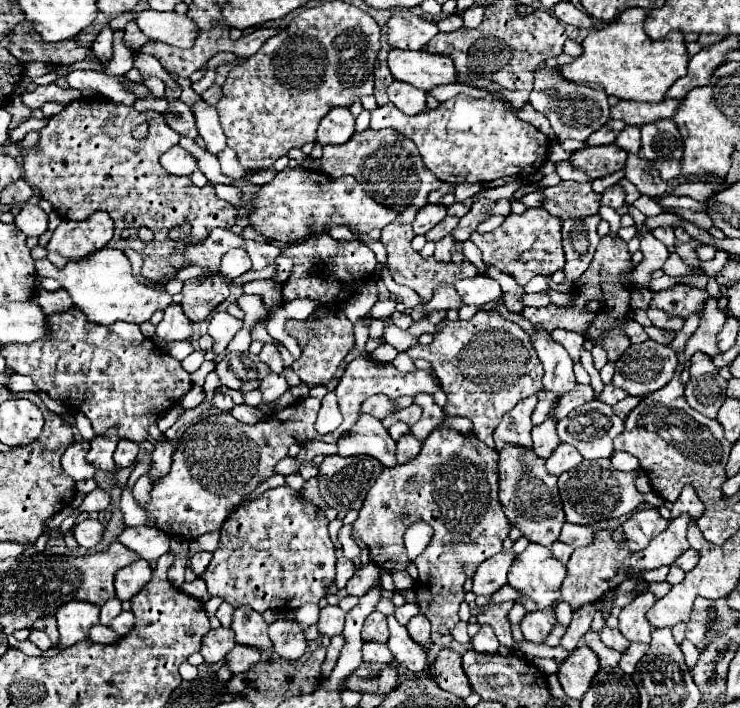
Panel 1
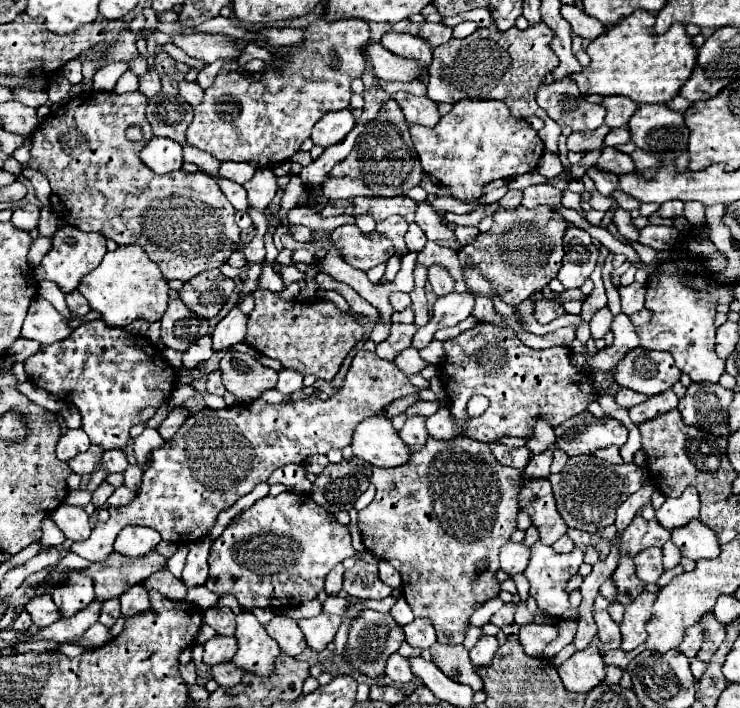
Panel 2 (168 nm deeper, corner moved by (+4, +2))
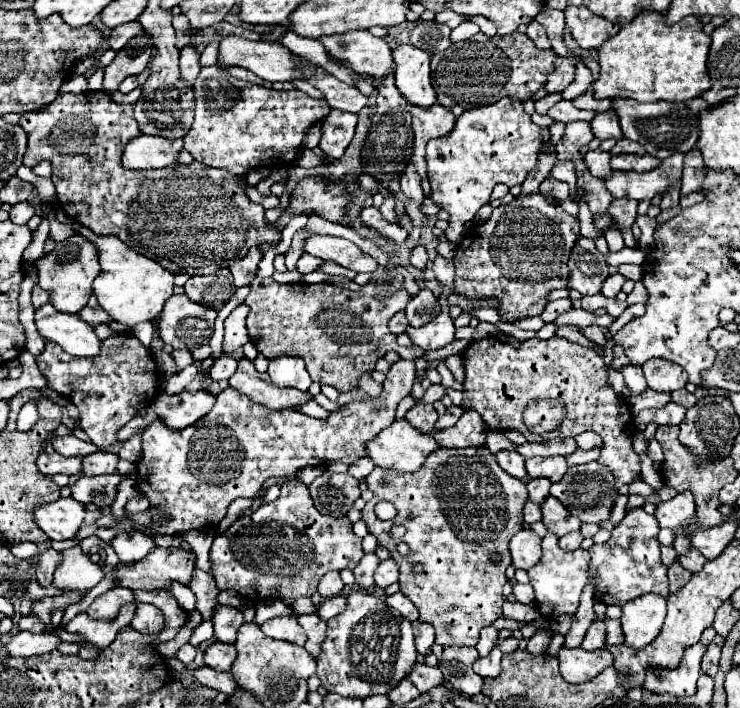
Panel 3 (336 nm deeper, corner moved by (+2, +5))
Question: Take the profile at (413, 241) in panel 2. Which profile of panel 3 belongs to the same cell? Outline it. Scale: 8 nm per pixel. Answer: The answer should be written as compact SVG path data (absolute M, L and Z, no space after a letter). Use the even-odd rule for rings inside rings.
M416 246L416 248L412 250L408 264L410 264L410 266L414 266L414 268L418 268L418 270L424 270L424 268L428 266L428 256L426 256L424 246Z

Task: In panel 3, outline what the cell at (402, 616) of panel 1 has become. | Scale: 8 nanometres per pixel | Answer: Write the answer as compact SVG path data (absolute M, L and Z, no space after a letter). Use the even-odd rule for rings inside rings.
M402 592L388 596L388 598L386 598L386 604L388 604L390 608L398 610L398 612L400 612L404 618L408 618L410 622L412 622L412 620L418 620L418 608L416 608Z

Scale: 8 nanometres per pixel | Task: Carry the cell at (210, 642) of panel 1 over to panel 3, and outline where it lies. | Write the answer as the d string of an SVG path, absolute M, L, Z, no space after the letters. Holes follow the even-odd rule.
M216 642L206 648L204 660L206 660L206 666L220 670L220 672L228 672L232 668L232 662L236 660L236 648L232 644Z

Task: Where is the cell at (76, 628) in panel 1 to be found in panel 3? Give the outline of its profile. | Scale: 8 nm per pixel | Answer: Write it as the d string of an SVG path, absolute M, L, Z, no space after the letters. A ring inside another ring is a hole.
M72 546L62 552L62 560L54 574L54 586L70 592L88 592L104 578L104 572L94 564L78 546Z

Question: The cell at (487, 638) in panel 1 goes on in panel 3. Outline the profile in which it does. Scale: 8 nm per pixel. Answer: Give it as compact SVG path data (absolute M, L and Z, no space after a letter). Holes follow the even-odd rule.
M494 648L486 658L478 658L474 662L474 672L480 674L482 678L496 678L500 674L500 658L502 658L502 652L500 648Z

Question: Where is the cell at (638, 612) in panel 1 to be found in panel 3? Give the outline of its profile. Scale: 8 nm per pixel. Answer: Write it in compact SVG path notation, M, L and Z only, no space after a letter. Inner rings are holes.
M644 594L622 606L622 630L630 648L644 648L650 644L666 618L666 600L658 594Z

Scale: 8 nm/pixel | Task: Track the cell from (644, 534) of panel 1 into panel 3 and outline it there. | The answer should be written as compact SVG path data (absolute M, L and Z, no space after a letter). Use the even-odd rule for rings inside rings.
M634 508L634 510L628 510L624 520L614 526L612 530L612 536L606 544L594 544L590 548L590 570L588 570L588 576L594 580L594 596L598 602L604 602L604 604L616 604L616 606L622 606L642 594L658 594L658 596L664 596L668 598L670 592L668 592L668 576L666 576L666 566L660 562L660 544L656 540L658 536L658 522L652 514L646 514L642 508Z

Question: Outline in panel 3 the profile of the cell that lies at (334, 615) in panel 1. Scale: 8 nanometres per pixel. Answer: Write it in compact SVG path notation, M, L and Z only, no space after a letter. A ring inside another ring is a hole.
M304 614L304 616L298 616L298 624L300 624L300 626L306 630L306 634L308 634L308 640L306 640L306 644L304 644L306 652L316 658L318 652L320 652L320 644L322 644L324 638L326 638L326 622L320 620L318 614Z

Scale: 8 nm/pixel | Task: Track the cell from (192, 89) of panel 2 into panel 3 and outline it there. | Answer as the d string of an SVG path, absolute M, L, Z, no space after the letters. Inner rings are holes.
M184 46L180 50L180 72L182 72L182 78L192 86L192 82L198 78L198 72L200 72L200 52L194 48L194 46Z

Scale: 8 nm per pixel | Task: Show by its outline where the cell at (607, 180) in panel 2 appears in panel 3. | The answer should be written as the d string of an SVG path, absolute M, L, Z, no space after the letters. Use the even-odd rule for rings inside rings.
M594 148L594 150L588 150L584 154L584 160L586 160L590 172L596 178L606 178L606 176L612 174L612 168L610 168L610 152L604 152L600 148Z

